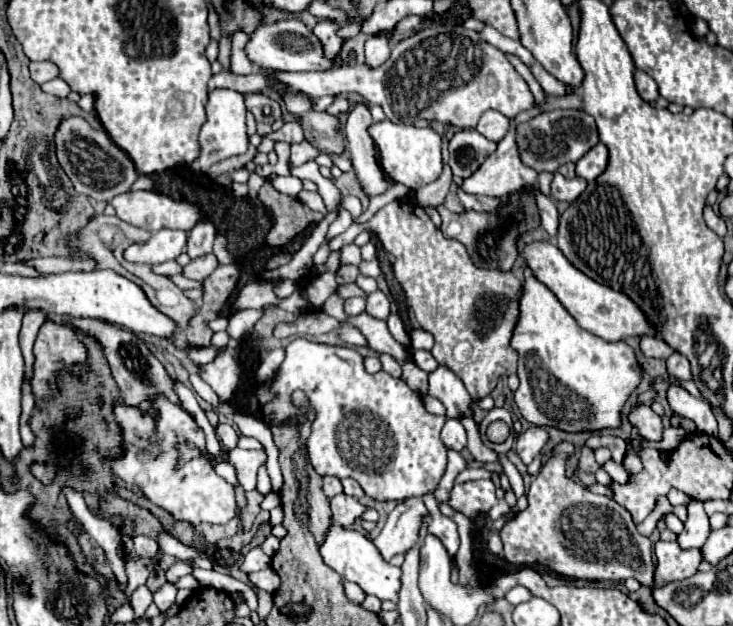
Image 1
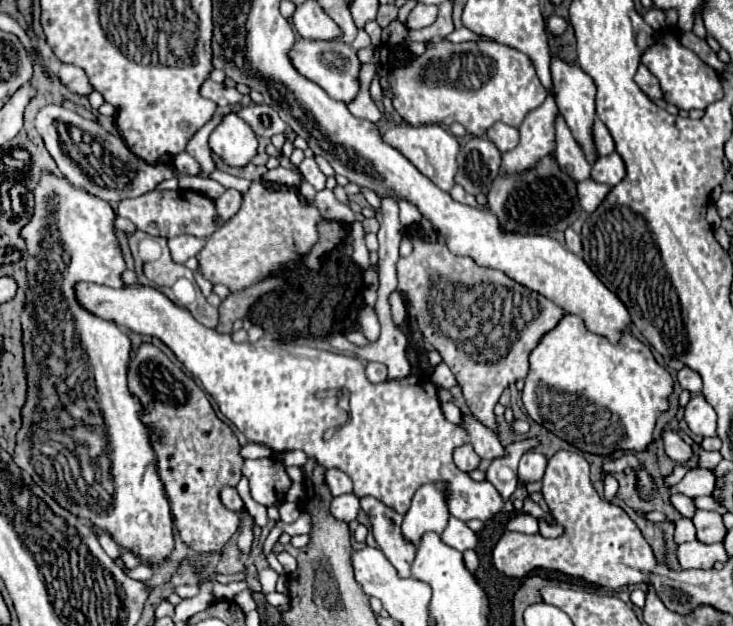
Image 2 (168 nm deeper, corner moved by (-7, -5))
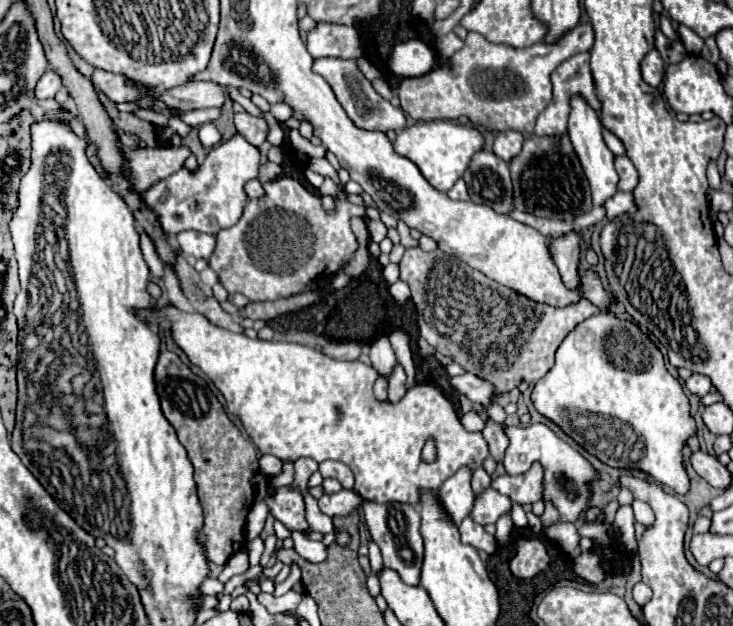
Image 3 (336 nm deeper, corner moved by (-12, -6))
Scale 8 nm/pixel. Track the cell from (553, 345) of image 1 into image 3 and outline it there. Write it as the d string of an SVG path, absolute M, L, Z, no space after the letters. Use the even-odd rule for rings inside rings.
M602 311L602 313L598 313L598 315L588 317L588 319L582 321L580 325L576 325L576 329L570 331L568 337L562 341L562 345L558 347L558 351L556 351L556 365L534 385L534 389L532 389L532 403L534 403L534 407L536 407L538 413L542 413L544 417L548 417L548 419L552 419L556 425L560 425L566 435L570 435L578 445L582 445L588 453L592 453L594 457L598 457L602 463L606 463L606 465L610 465L610 467L616 467L616 469L630 469L630 467L632 467L632 469L644 471L644 473L648 473L654 481L670 487L674 493L678 493L678 495L686 495L686 493L688 493L688 489L690 489L690 479L688 479L688 473L686 473L686 467L684 467L682 447L686 445L686 441L688 441L692 435L696 435L696 421L694 421L694 417L690 415L690 401L688 401L686 393L682 391L682 385L668 373L660 349L650 341L648 335L644 335L644 333L636 327L636 323L632 323L632 321L622 321L622 319L618 319L616 315L612 315L612 313L608 313L608 311ZM588 413L596 415L596 423L594 423L594 425L590 425L590 415L588 415ZM622 425L628 425L628 427L634 431L634 433L632 433L632 439L630 439L628 435L622 437Z

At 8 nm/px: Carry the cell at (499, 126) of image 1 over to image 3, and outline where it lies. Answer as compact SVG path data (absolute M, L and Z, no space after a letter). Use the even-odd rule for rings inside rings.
M510 129L510 131L502 131L502 133L494 139L494 153L496 153L502 161L510 163L510 161L520 153L522 143L524 143L524 135L522 135L522 133L512 131L512 129Z

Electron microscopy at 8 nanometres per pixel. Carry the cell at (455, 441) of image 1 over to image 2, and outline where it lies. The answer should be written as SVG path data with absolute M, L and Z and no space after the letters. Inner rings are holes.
M463 444L463 446L455 448L453 458L455 458L457 468L463 470L463 472L471 472L471 470L475 470L475 468L479 466L479 460L481 460L481 458L475 454L475 450L473 450L471 444Z

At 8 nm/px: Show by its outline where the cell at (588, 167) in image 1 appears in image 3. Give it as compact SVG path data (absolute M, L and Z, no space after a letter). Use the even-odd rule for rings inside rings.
M626 155L616 157L616 171L620 175L618 189L620 191L634 191L634 187L638 183L638 171L636 171L636 167L632 165L632 161Z

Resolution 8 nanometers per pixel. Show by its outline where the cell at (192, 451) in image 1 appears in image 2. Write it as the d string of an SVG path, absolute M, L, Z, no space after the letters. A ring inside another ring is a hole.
M145 342L131 354L127 378L131 394L141 400L143 422L151 426L159 476L169 494L171 512L183 542L201 552L221 552L239 528L239 516L219 500L223 486L237 486L241 480L243 458L239 456L241 446L233 430L217 418L207 394L193 378L183 374L153 344Z

